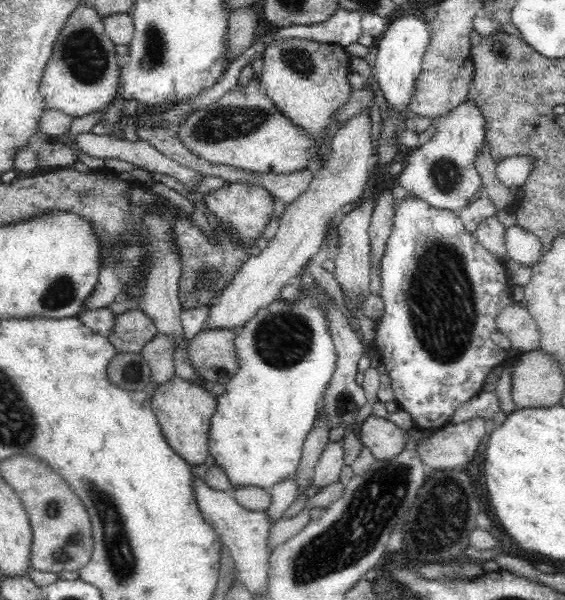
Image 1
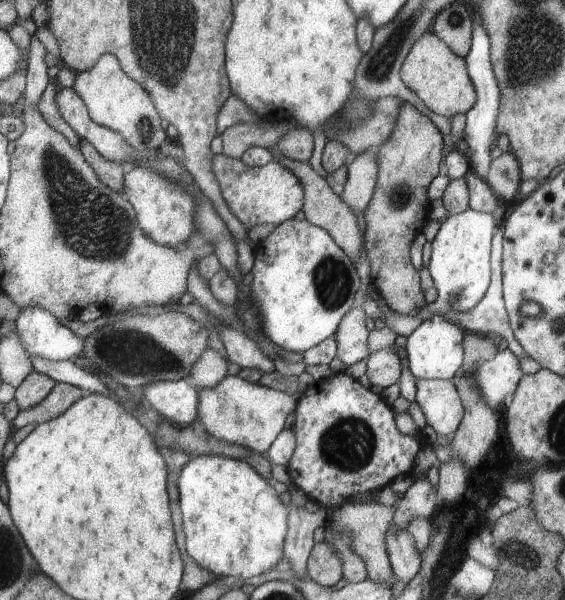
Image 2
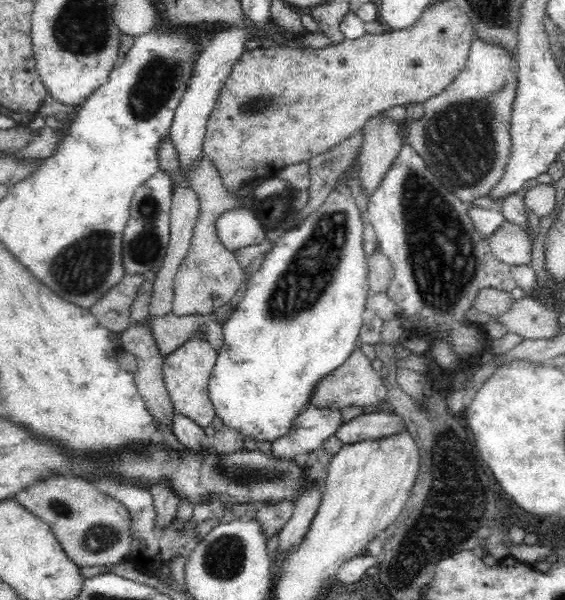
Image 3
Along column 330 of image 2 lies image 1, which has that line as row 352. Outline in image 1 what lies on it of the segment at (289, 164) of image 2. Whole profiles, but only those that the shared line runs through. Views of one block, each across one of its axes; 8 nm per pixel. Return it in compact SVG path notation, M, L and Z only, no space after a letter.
M201 330L194 339L188 342L189 362L202 379L216 384L224 384L236 374L236 370L239 369L239 360L237 360L235 346L233 346L234 341L235 332L230 330Z

